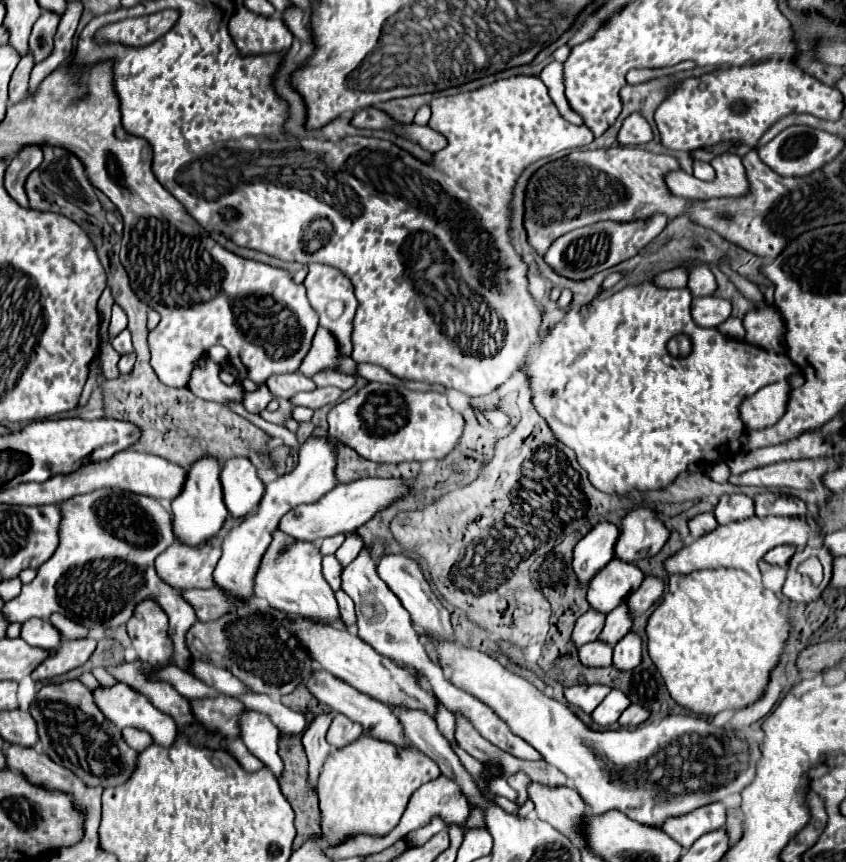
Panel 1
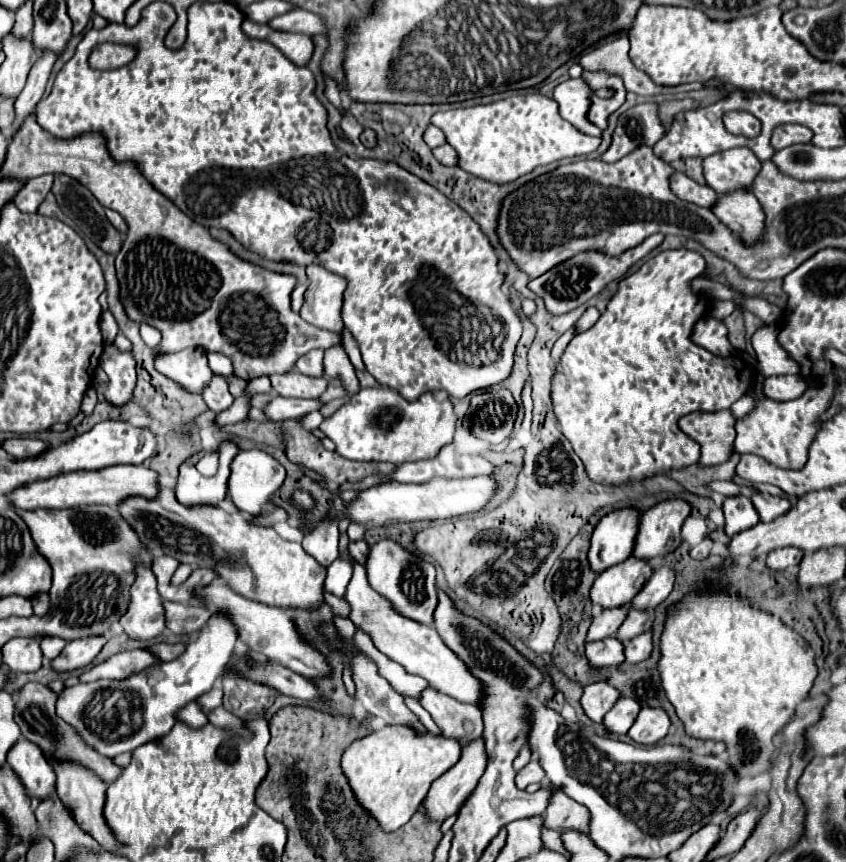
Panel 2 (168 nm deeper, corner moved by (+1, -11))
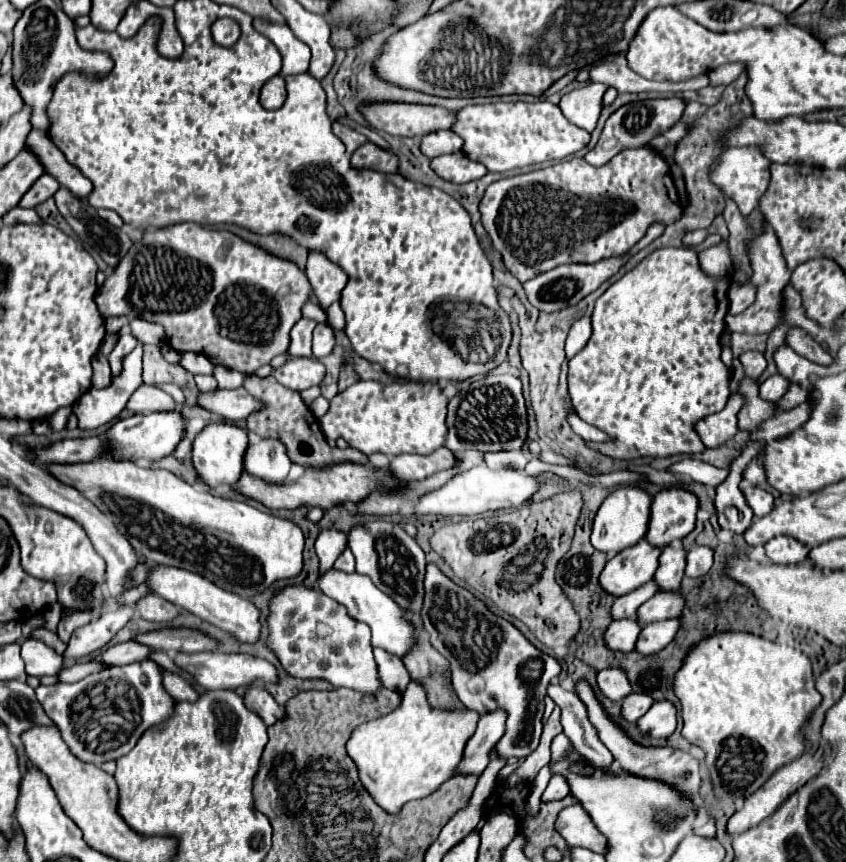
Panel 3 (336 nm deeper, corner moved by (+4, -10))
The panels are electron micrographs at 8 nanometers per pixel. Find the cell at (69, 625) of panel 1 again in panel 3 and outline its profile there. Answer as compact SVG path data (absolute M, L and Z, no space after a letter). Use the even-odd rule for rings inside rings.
M36 638L22 642L22 660L26 664L26 674L36 678L56 676L62 668L62 656Z

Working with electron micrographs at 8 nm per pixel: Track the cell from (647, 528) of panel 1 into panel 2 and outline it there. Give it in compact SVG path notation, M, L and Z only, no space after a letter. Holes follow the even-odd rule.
M663 501L641 515L633 557L653 559L673 553L681 543L681 525L689 515L685 501Z

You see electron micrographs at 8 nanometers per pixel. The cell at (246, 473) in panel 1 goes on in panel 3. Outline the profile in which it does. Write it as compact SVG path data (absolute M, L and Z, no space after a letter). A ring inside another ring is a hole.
M264 438L250 444L244 454L246 472L272 484L282 482L288 476L290 466L292 462L286 454L286 446L276 438Z

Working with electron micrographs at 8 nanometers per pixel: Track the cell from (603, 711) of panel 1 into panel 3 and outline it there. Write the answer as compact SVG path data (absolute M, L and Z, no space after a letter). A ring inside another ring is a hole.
M632 692L622 702L622 716L630 722L636 722L638 718L642 718L650 710L652 704L654 704L654 700L648 694L634 694Z

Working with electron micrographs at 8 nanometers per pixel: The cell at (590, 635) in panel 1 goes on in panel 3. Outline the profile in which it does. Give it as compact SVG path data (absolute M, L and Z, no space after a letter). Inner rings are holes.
M650 580L650 582L646 582L644 586L628 592L628 594L624 594L624 596L618 596L618 598L614 600L614 604L612 604L612 618L634 618L634 616L636 616L636 610L638 610L648 598L652 598L658 590L660 590L660 586L658 586L654 580Z

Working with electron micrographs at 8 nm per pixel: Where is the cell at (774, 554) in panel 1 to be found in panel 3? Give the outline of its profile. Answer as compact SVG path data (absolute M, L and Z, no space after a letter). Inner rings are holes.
M776 536L764 544L766 556L774 564L798 564L808 558L810 548L792 536Z

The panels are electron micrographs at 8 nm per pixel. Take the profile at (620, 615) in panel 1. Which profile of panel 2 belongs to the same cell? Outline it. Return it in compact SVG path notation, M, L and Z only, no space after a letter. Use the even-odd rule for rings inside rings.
M629 609L629 615L625 617L625 623L621 623L621 627L617 629L617 639L621 639L621 643L627 643L629 639L649 631L651 623L653 623L653 617L647 611Z

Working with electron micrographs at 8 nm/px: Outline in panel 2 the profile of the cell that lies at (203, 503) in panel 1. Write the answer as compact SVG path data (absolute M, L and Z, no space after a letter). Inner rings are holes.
M221 443L221 455L219 455L219 471L213 475L213 477L203 477L197 469L195 469L195 463L203 457L203 453L197 453L193 455L191 459L187 459L183 465L181 465L181 473L179 473L179 479L177 479L177 485L175 485L175 495L177 495L177 501L179 503L185 503L185 505L211 505L211 507L217 507L225 497L227 497L227 479L229 479L229 465L233 461L233 457L237 455L237 445L235 443Z

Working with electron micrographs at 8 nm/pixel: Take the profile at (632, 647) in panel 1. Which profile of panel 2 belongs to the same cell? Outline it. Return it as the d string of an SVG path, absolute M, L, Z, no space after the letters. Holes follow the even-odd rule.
M651 633L637 635L629 643L625 643L625 663L641 663L651 655Z

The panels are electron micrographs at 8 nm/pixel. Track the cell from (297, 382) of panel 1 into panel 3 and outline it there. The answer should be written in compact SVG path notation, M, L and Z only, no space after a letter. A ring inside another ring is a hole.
M290 358L284 366L276 368L272 376L286 388L302 392L310 386L318 386L324 380L324 364L316 358Z

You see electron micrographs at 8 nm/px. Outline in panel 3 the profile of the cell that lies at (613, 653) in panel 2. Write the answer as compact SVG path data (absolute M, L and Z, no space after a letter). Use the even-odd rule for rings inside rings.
M622 618L612 620L612 624L606 630L606 644L612 650L618 652L632 652L636 648L638 634L642 632L642 626L636 618Z

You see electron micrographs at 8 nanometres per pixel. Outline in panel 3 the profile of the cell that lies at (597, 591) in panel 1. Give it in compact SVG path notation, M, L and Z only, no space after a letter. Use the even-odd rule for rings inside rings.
M642 538L638 544L622 550L612 560L608 560L606 568L600 574L602 588L614 596L622 596L650 582L656 574L660 554L660 548Z

